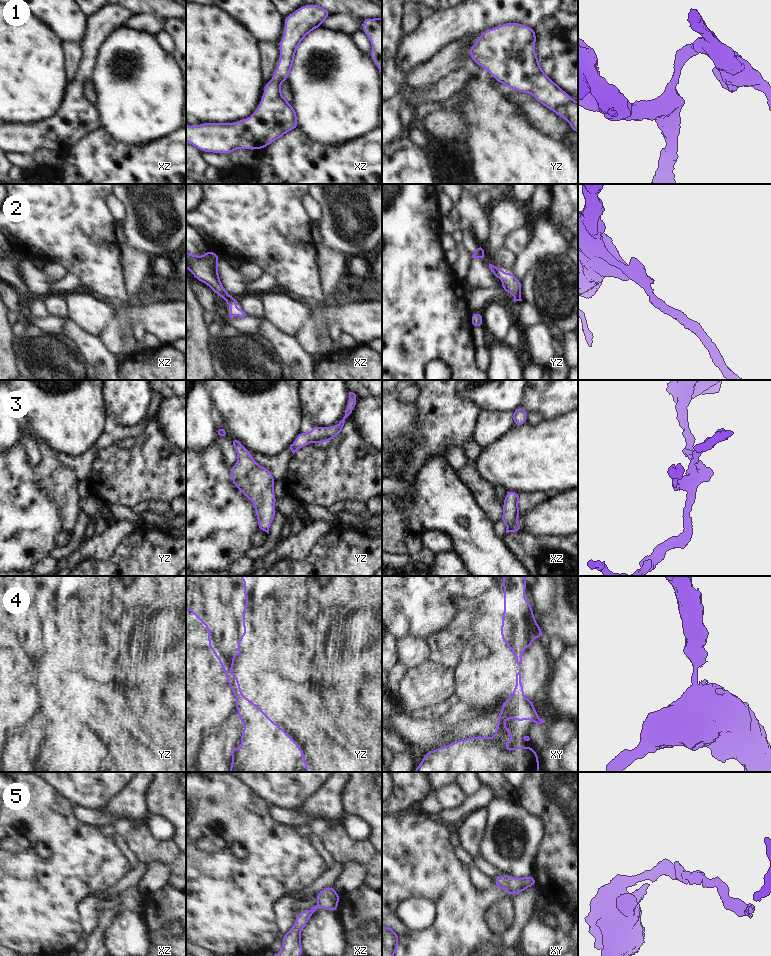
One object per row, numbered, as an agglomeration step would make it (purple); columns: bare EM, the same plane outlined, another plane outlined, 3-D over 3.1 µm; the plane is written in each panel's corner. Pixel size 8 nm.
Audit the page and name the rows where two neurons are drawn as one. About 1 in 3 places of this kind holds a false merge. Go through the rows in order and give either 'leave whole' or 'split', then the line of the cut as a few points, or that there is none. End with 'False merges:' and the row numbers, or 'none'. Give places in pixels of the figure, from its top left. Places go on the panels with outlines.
1: leave whole | no cut
2: leave whole | no cut
3: leave whole | no cut
4: leave whole | no cut
5: leave whole | no cut
False merges: none

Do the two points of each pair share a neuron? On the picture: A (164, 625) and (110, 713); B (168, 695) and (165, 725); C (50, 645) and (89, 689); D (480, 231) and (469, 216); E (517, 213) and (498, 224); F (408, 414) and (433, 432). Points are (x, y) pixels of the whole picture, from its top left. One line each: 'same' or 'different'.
A: different
B: different
C: different
D: same
E: same
F: different

